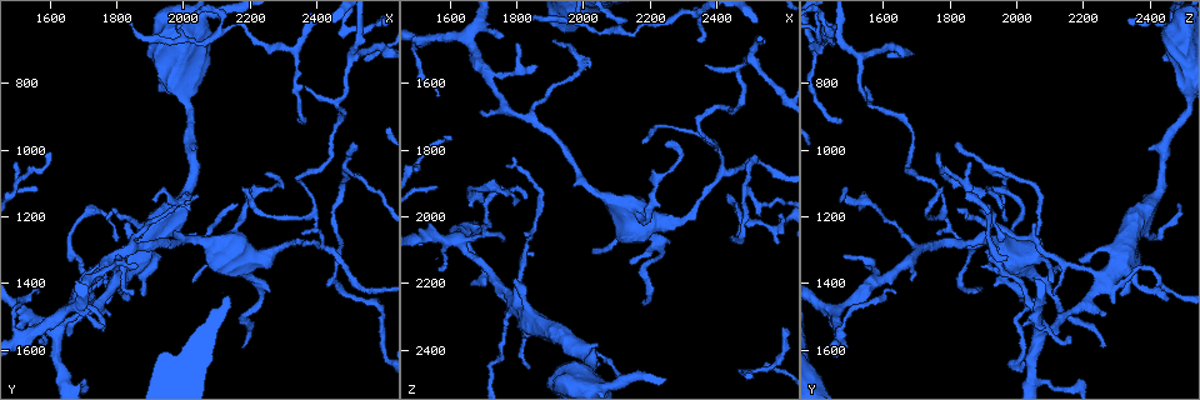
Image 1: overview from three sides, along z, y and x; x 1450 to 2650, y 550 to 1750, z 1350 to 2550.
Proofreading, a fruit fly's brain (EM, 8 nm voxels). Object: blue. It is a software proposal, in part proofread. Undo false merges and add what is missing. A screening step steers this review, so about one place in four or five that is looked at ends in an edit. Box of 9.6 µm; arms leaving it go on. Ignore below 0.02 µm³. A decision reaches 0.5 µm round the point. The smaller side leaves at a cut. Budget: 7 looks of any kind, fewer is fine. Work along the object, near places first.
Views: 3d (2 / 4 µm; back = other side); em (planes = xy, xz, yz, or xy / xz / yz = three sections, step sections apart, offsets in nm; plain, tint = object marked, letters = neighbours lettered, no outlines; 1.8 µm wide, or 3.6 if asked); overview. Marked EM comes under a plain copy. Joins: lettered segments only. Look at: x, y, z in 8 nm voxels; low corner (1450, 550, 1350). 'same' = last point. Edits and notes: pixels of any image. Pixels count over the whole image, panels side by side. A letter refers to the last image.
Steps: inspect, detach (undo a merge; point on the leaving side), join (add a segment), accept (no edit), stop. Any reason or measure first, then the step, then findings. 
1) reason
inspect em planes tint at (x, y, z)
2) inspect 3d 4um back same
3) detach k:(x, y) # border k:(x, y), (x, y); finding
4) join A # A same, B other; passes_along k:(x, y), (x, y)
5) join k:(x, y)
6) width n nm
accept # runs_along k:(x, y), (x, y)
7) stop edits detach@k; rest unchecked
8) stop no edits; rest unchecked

four or more arms meet
inspect em xy step 4 tint at (1640, 1540, 2080)

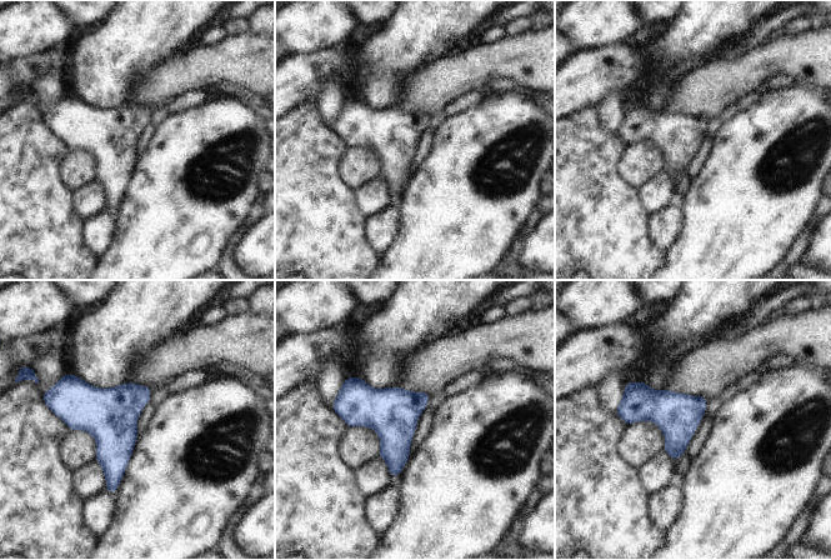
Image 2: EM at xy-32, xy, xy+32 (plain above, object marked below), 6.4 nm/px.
inspect em planes letters same

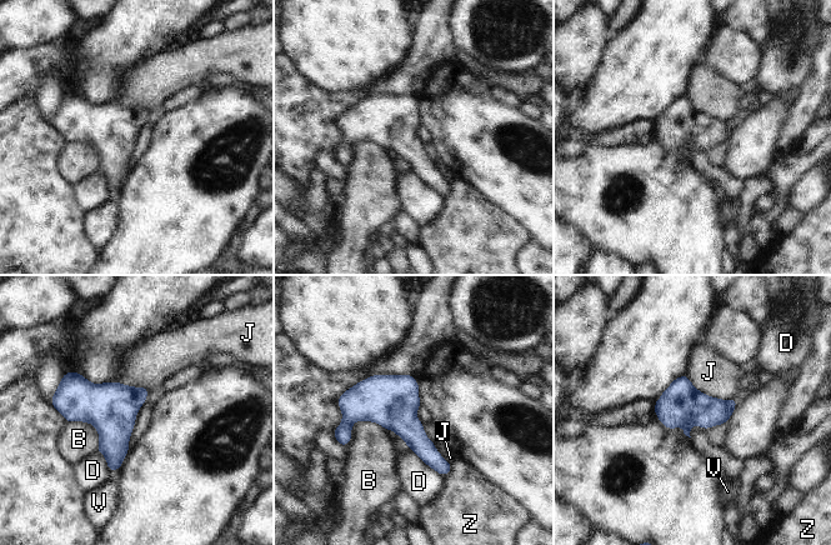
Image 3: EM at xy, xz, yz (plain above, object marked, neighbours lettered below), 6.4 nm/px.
width 280 nm
accept # B other, D other, J other, V other, Z other; border 3:(685, 375), (700, 391), (731, 399); continuous, no second neuron

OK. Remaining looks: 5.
three arms meet
inspect 3d 4um at (1650, 1470, 1480)

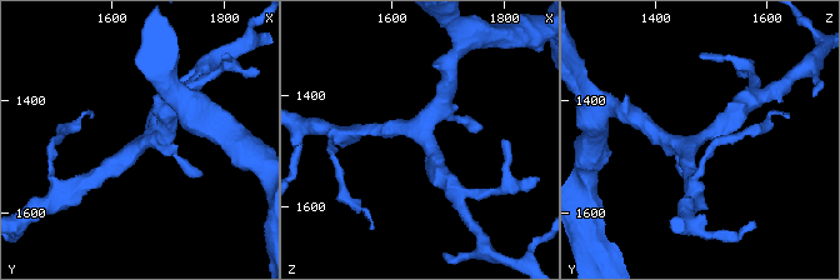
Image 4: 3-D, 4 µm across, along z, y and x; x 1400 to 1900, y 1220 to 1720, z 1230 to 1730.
inspect em xy step 8 letters at (1660, 1470, 1470)

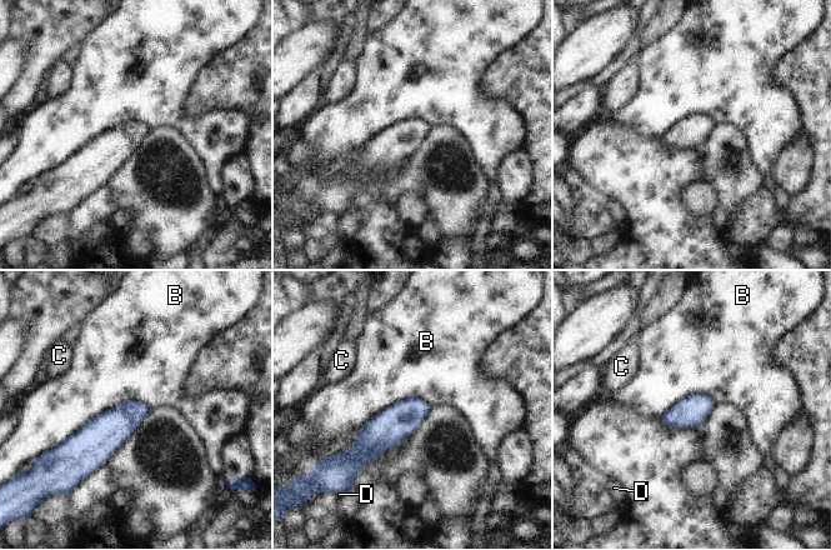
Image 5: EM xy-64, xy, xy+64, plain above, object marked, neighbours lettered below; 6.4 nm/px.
width 200 nm
accept # B other, C other, D other; border 5:(150, 408), (115, 404), (54, 446); all the same neuron

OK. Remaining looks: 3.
inspect em xz step 16 tint at (2510, 1400, 1820)

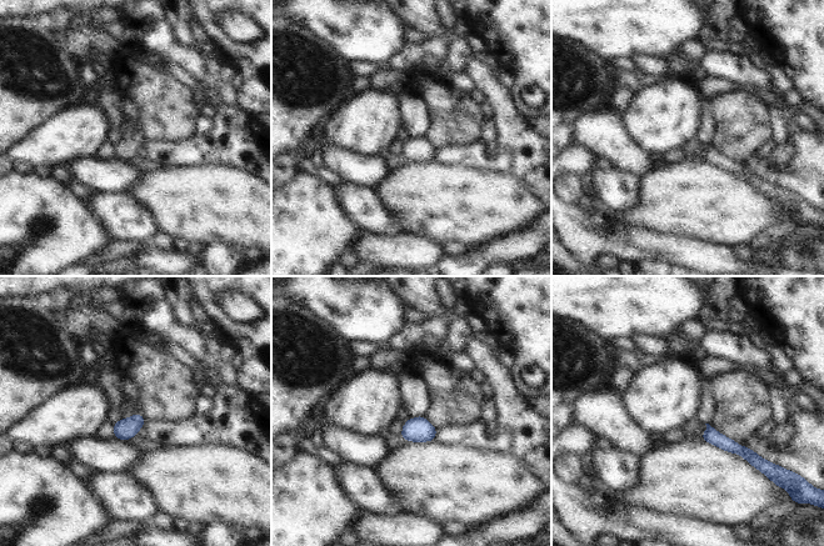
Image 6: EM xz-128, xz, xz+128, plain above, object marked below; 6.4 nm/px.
what lies round it
inspect em xz step 16 letters same

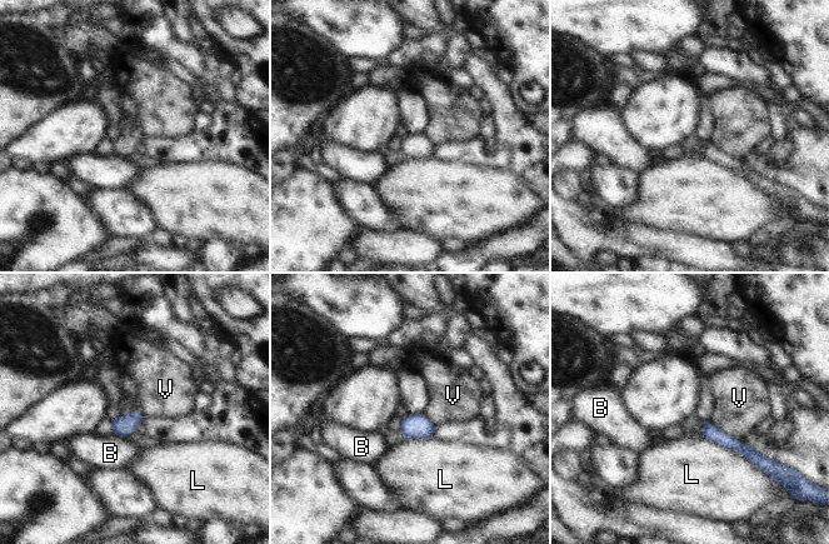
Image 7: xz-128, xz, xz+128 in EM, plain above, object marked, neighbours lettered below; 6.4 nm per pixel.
longest_contact L 420 nm
accept # B other, L other, V other; border 7:(707, 420), (738, 442); all the same neuron

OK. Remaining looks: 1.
stop no edits; rest unchecked

